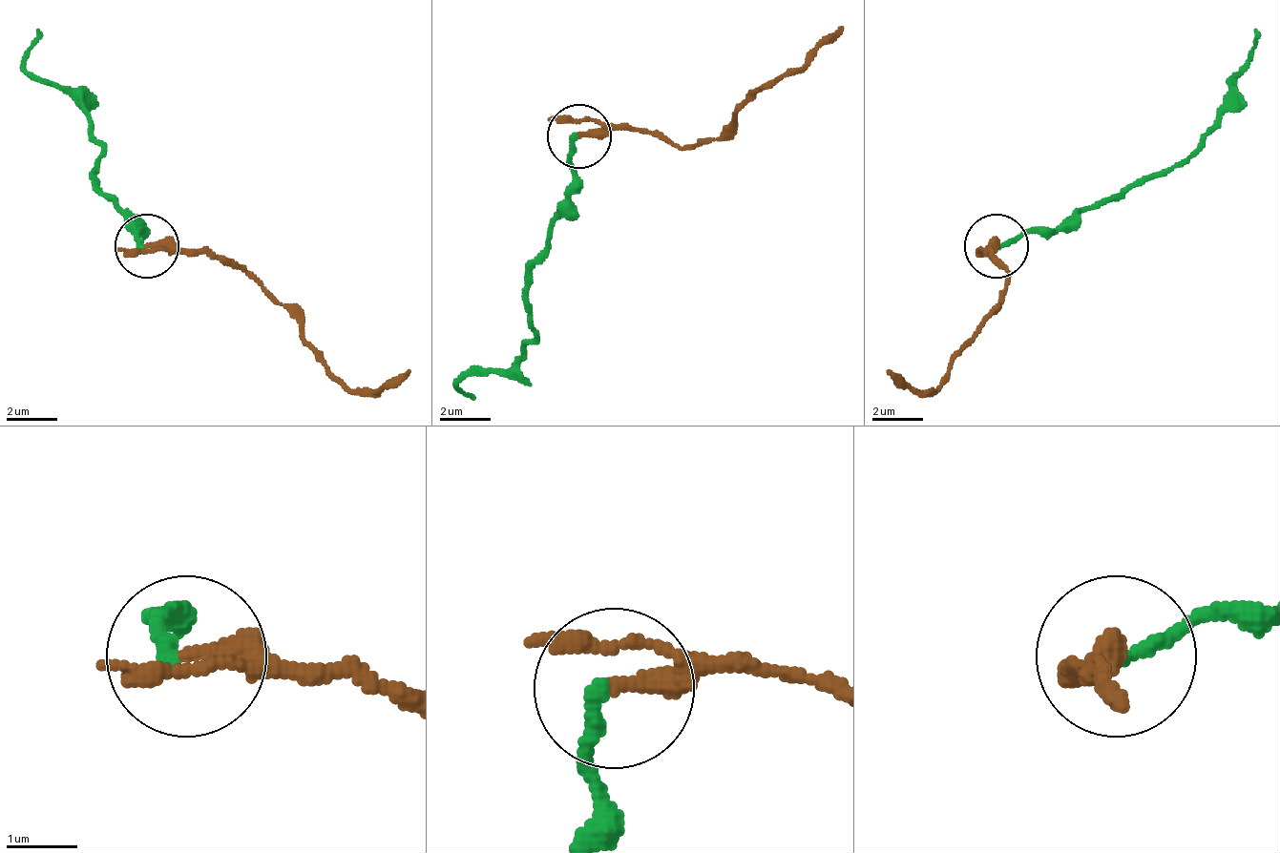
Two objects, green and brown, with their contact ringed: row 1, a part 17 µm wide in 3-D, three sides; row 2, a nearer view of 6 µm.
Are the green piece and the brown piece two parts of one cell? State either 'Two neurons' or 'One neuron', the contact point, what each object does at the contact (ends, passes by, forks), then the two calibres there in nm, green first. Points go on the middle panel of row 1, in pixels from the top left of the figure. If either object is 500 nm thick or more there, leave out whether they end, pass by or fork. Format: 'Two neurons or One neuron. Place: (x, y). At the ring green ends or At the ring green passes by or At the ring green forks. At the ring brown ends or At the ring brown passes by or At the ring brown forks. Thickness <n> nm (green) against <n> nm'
Two neurons. Place: (579, 135). At the ring green ends. At the ring brown passes by. Thickness 200 nm (green) against 220 nm

